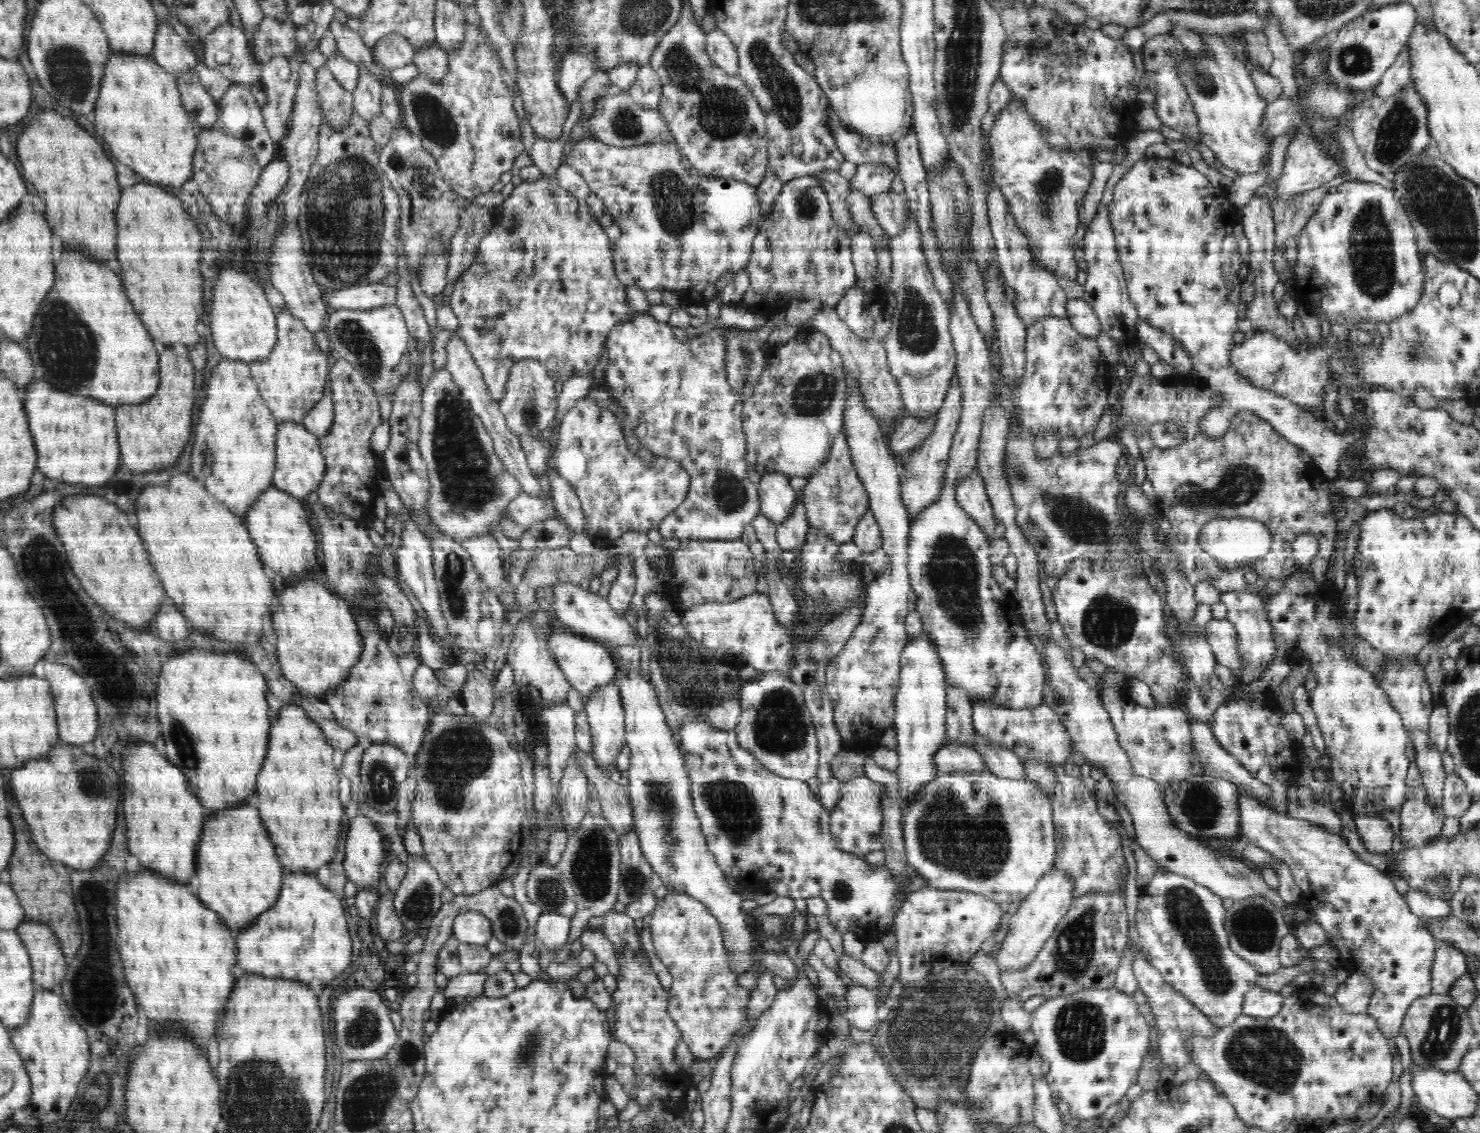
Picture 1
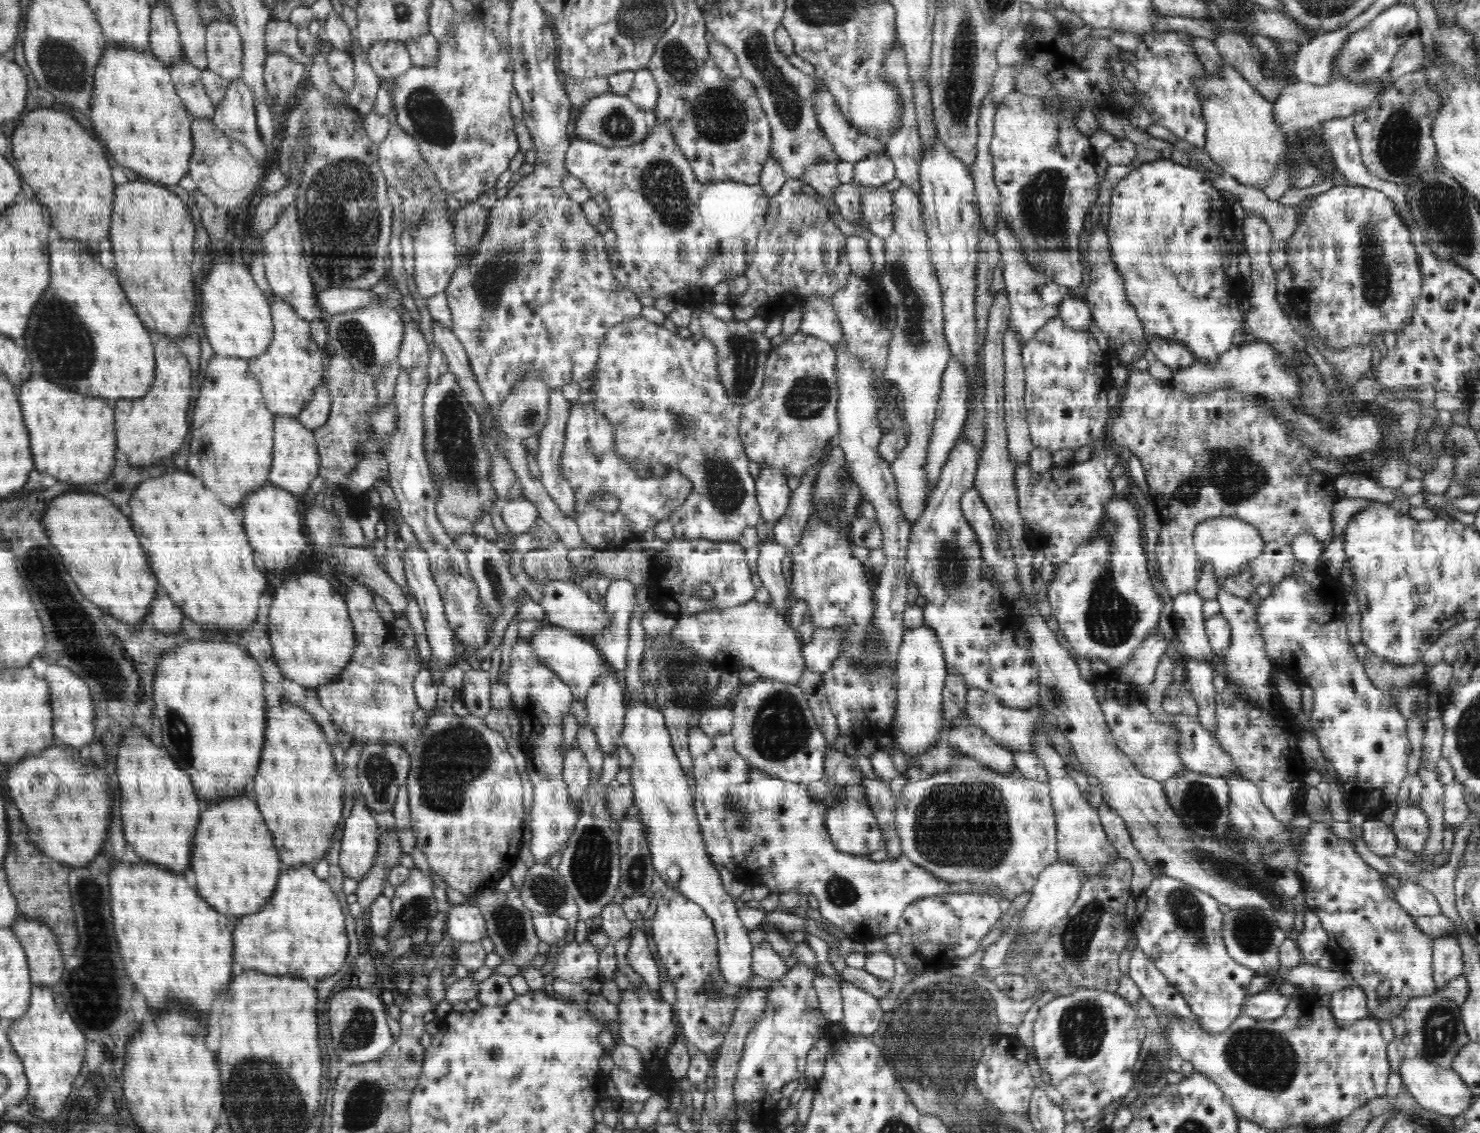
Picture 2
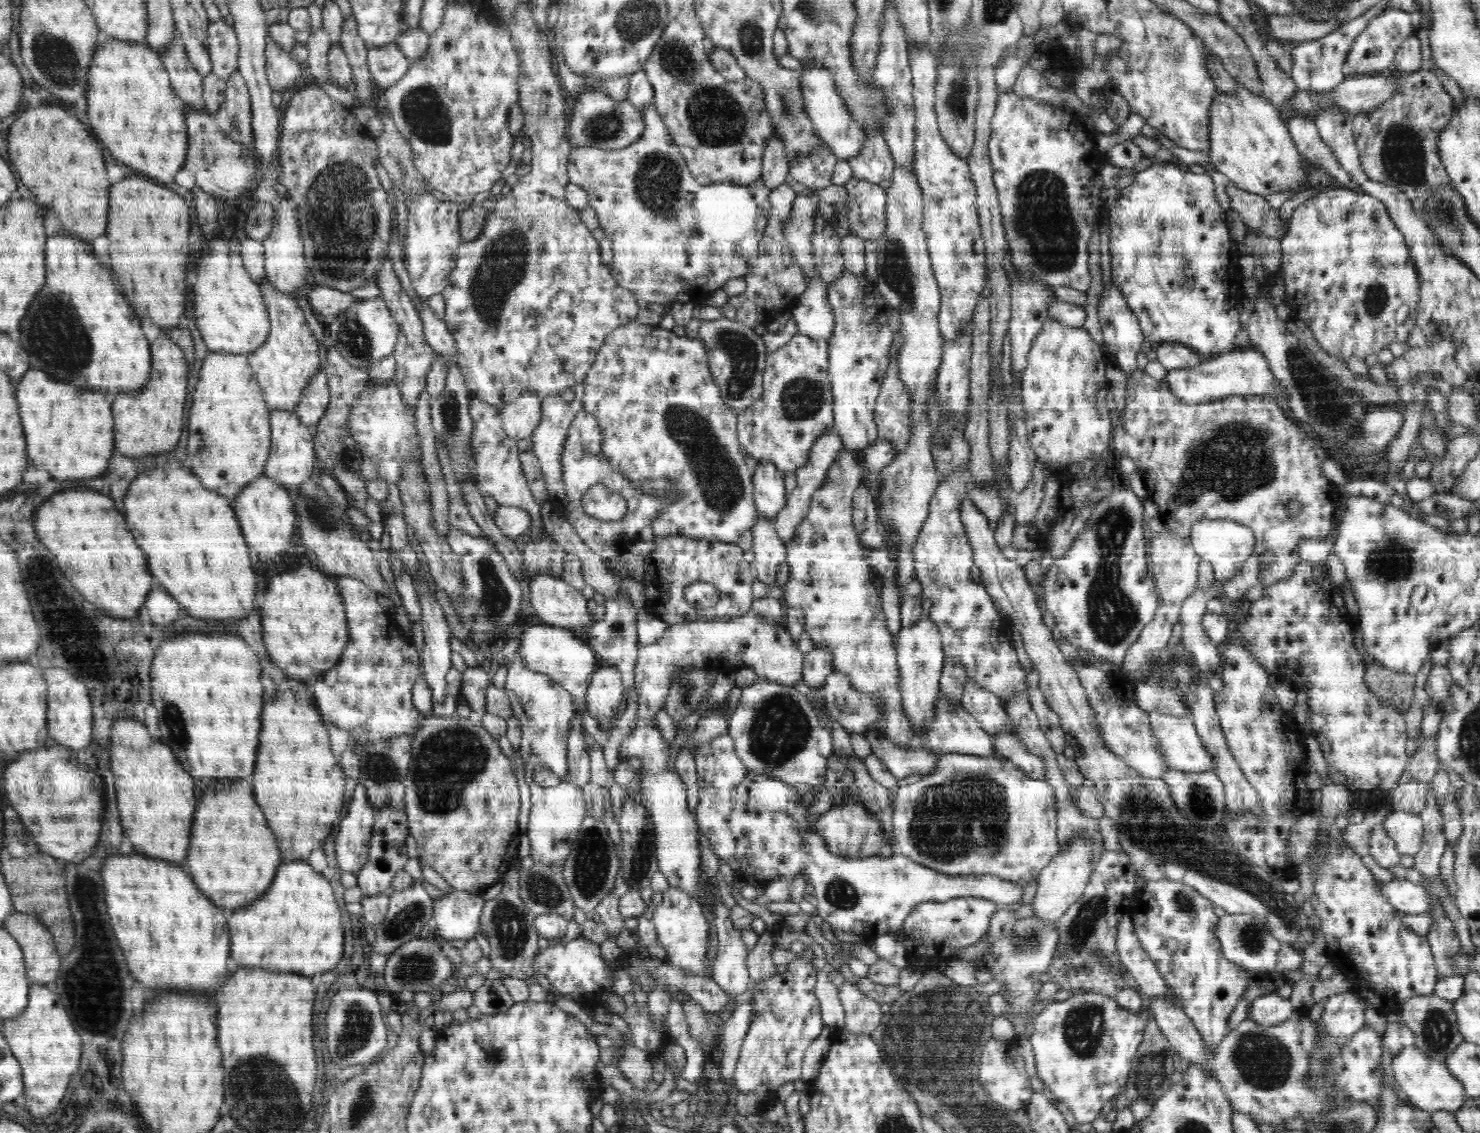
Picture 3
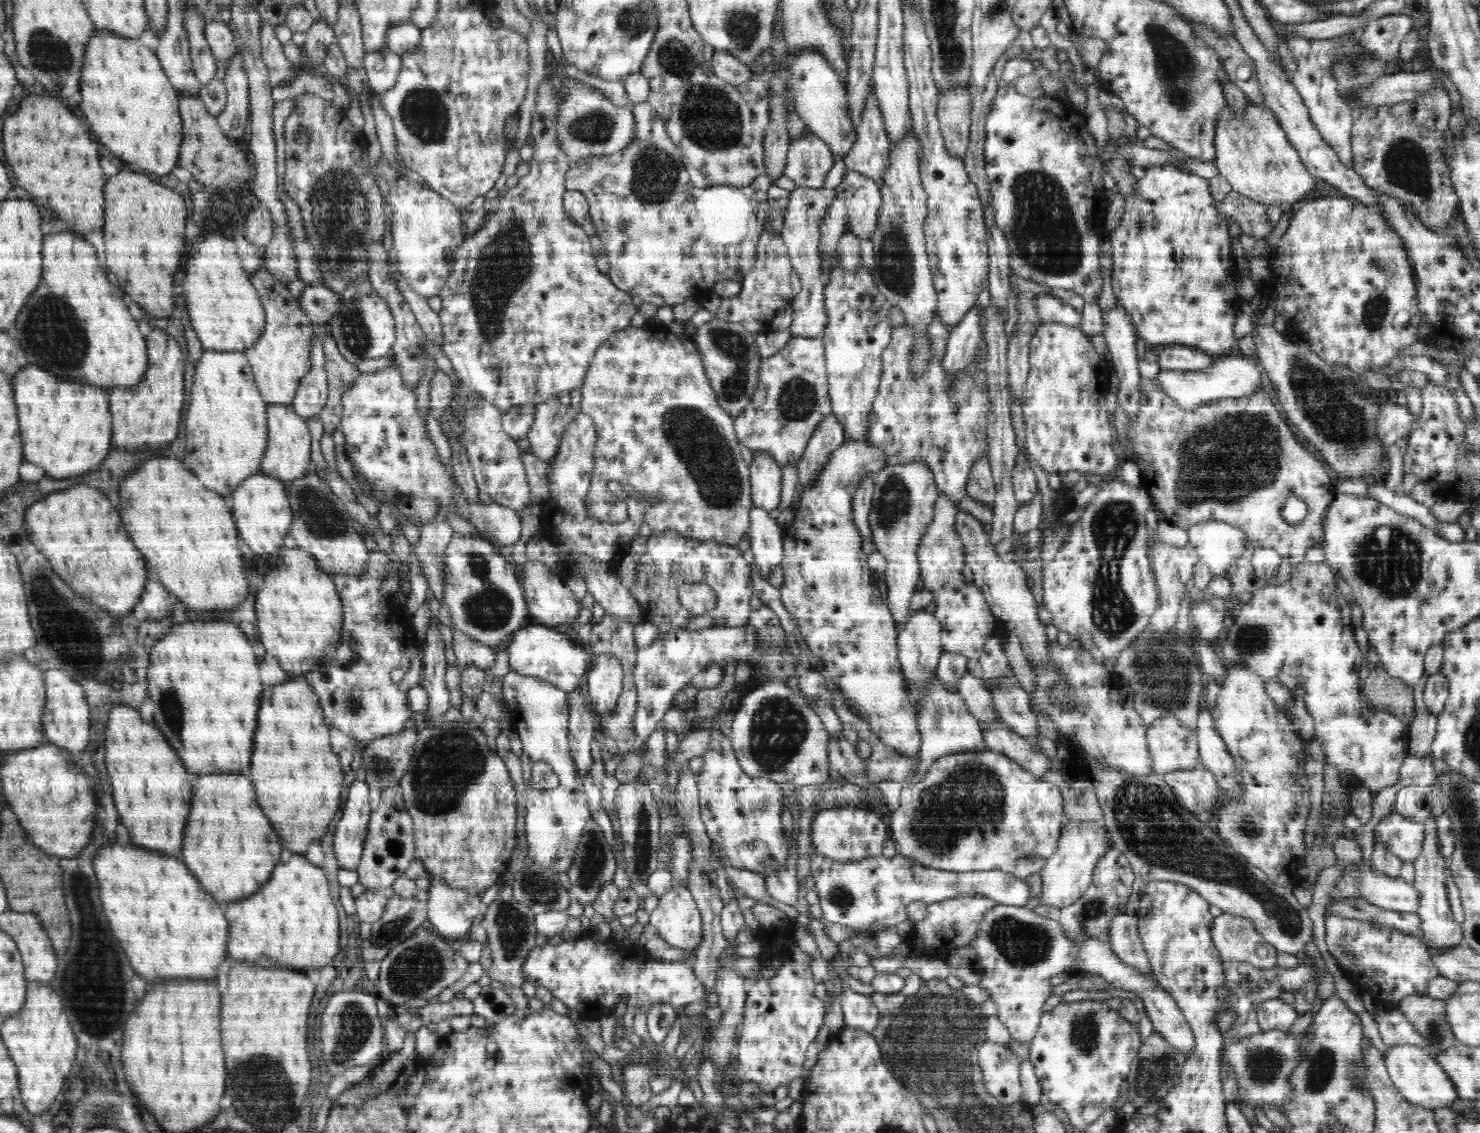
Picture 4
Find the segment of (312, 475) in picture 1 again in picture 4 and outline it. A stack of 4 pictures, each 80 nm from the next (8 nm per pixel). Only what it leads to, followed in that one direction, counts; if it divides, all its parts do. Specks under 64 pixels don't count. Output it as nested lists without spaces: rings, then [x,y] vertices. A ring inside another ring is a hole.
[[[267,403],[266,407],[268,440],[267,447],[262,458],[262,473],[272,476],[284,483],[304,478],[307,473],[307,467],[311,462],[310,442],[312,436],[304,420],[296,414],[293,406]]]

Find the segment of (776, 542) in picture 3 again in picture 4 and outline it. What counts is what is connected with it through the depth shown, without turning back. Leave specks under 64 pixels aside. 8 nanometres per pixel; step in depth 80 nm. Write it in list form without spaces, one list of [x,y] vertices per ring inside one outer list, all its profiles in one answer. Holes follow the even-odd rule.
[[[753,506],[750,510],[751,549],[754,554],[754,563],[760,576],[768,580],[772,568],[780,565],[784,558],[783,530],[777,524],[775,515]]]

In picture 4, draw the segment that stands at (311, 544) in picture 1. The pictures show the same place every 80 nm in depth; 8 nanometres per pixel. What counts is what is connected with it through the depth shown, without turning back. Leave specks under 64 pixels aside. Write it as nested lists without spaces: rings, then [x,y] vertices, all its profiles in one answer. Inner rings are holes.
[[[261,472],[240,482],[240,486],[231,496],[236,529],[256,556],[276,555],[289,544],[288,535],[294,517],[286,495],[286,485],[283,481]]]

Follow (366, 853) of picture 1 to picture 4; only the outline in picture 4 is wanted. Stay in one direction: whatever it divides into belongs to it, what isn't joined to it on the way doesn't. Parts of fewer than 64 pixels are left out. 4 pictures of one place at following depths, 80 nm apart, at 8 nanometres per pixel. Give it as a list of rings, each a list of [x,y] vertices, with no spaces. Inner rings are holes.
[[[355,780],[348,788],[333,840],[335,857],[341,868],[357,870],[359,865],[372,812],[368,795],[366,781]]]

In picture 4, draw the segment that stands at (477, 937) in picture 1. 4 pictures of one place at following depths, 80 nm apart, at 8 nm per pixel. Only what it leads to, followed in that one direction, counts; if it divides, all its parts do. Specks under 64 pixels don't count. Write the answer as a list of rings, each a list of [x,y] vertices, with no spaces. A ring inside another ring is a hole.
[[[430,877],[429,883],[430,886],[424,894],[424,899],[427,906],[427,919],[434,924],[435,932],[450,942],[463,938],[471,929],[474,918],[485,908],[480,901],[481,896],[472,896],[465,890],[452,888],[440,877]]]

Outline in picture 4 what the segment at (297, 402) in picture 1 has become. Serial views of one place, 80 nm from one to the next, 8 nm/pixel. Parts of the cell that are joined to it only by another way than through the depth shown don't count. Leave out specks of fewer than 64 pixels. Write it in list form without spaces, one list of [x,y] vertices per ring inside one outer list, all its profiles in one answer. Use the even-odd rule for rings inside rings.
[[[265,264],[250,273],[249,279],[263,304],[265,327],[255,344],[243,350],[243,353],[252,367],[262,398],[267,403],[290,405],[300,386],[300,379],[311,367],[309,354],[314,334],[313,323],[309,322],[307,314],[299,307],[288,287],[278,281]]]

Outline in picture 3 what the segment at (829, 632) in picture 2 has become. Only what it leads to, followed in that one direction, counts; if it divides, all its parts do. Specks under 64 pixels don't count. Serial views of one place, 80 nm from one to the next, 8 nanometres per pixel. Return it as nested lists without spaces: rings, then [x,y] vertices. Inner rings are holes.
[[[815,646],[806,656],[804,656],[804,668],[802,671],[802,682],[812,688],[820,688],[822,689],[824,686],[824,682],[826,682],[826,678],[828,678],[828,674],[830,674],[832,670],[832,661],[831,661],[831,652],[827,650],[829,646]]]

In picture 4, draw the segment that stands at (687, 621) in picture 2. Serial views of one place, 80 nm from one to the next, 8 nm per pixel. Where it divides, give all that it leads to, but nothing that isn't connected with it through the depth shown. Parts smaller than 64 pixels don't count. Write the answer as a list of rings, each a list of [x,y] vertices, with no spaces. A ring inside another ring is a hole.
[[[715,624],[699,631],[674,628],[637,651],[637,661],[633,672],[638,699],[635,732],[638,739],[644,742],[656,728],[659,728],[662,716],[673,706],[672,700],[676,699],[675,696],[684,686],[691,684],[692,677],[704,670],[708,662],[715,661],[723,668],[726,660],[735,658],[738,662],[742,660],[751,664],[758,676],[772,674],[775,680],[782,681],[791,676],[797,677],[800,670],[798,656],[790,653],[788,648],[785,650],[775,650],[775,648],[771,650],[770,648],[768,652],[765,652],[757,642],[755,627],[750,624],[728,627]]]

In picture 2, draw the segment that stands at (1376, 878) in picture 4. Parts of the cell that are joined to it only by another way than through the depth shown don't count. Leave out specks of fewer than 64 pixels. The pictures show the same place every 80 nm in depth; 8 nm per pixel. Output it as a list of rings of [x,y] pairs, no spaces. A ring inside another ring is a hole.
[[[1410,881],[1402,882],[1394,889],[1394,898],[1408,914],[1414,917],[1432,916],[1441,912],[1436,897],[1427,888]]]

